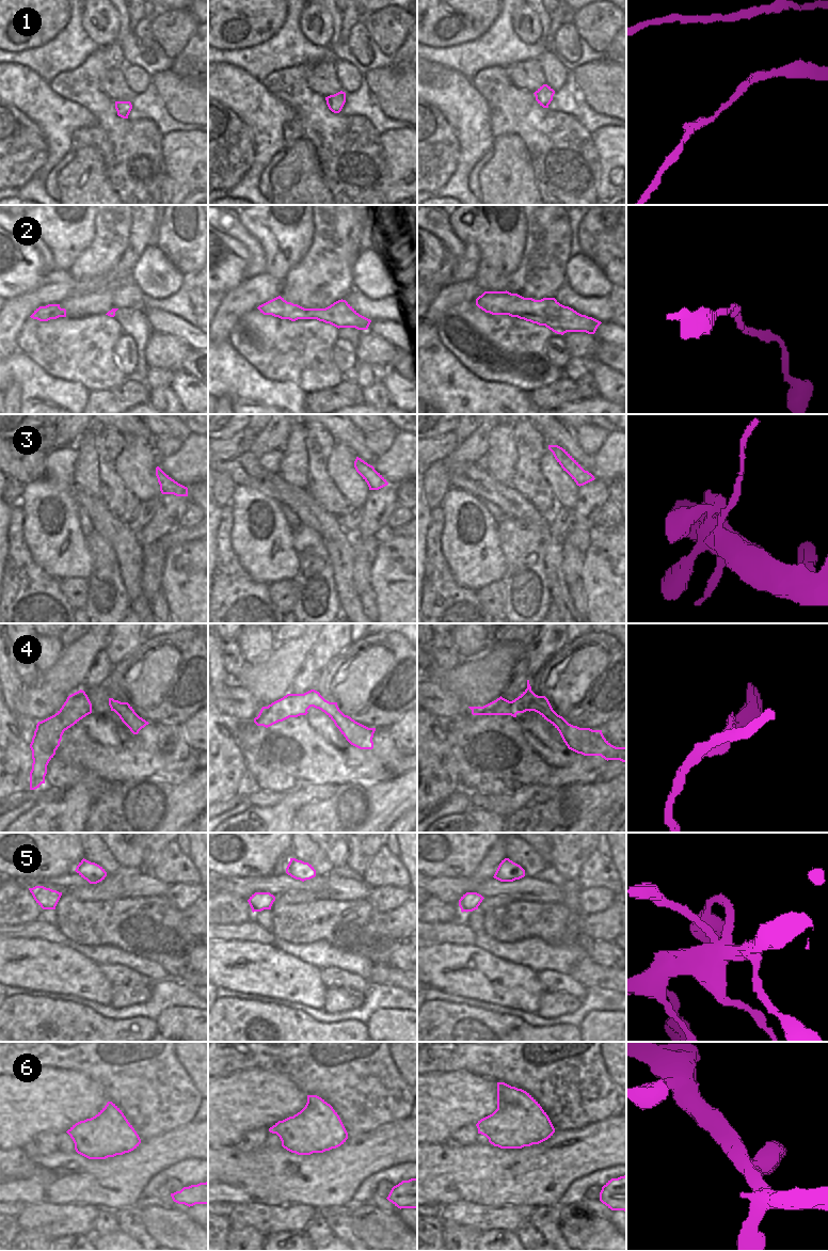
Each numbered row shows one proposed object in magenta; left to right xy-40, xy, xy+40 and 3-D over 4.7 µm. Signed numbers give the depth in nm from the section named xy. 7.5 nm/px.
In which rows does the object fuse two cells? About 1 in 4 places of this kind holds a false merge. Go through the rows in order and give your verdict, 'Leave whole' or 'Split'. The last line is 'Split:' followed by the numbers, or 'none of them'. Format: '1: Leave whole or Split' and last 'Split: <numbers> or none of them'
1: Leave whole
2: Leave whole
3: Split
4: Leave whole
5: Leave whole
6: Leave whole
Split: 3.

